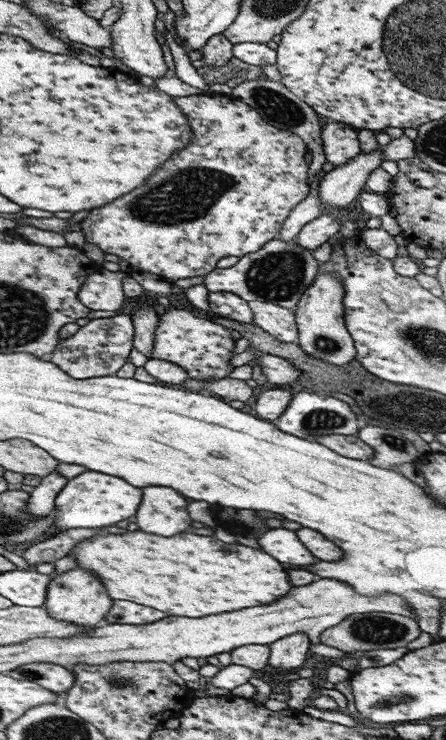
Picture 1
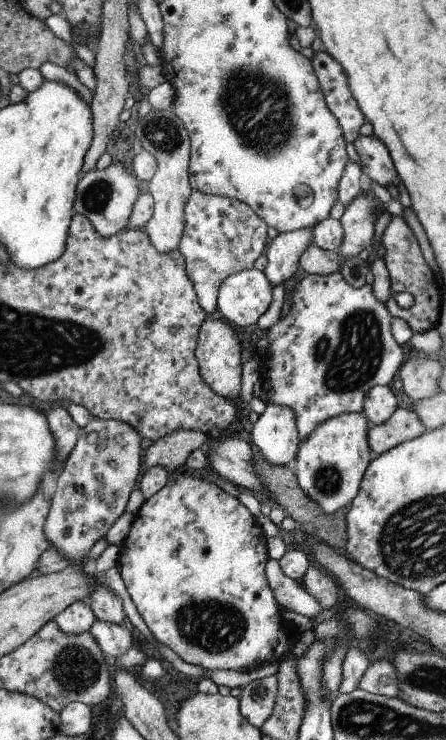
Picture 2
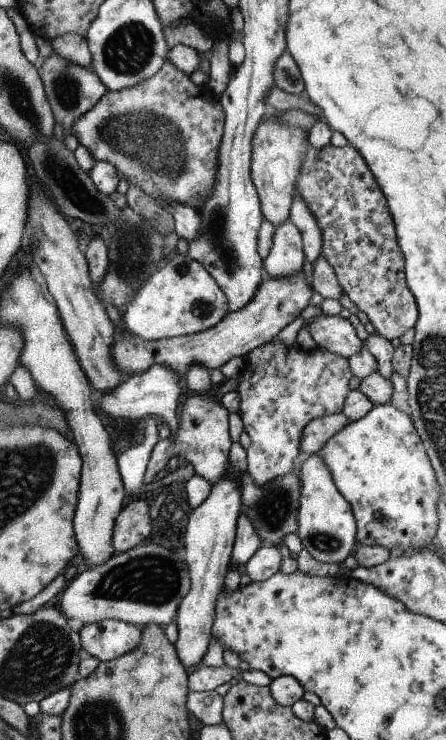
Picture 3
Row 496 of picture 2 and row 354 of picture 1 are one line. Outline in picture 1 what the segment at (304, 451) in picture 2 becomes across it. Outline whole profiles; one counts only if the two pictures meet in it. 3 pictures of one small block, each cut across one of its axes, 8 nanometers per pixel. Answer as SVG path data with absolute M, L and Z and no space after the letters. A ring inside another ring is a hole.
M318 274L312 285L302 294L295 314L298 328L298 344L300 348L311 357L329 362L331 365L348 364L355 358L356 349L352 336L346 329L344 322L344 286L342 280L330 274Z

